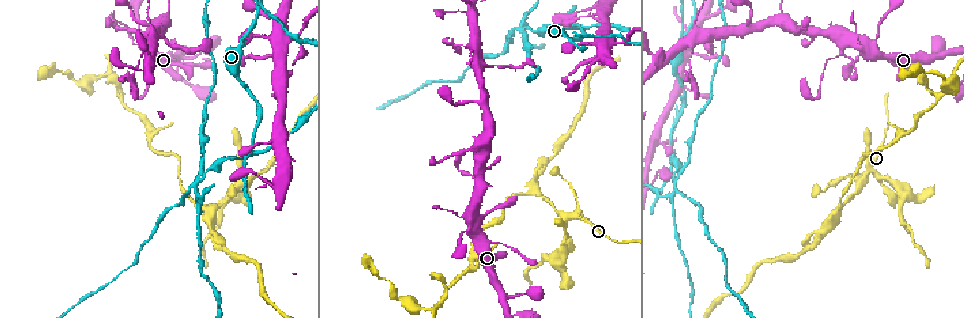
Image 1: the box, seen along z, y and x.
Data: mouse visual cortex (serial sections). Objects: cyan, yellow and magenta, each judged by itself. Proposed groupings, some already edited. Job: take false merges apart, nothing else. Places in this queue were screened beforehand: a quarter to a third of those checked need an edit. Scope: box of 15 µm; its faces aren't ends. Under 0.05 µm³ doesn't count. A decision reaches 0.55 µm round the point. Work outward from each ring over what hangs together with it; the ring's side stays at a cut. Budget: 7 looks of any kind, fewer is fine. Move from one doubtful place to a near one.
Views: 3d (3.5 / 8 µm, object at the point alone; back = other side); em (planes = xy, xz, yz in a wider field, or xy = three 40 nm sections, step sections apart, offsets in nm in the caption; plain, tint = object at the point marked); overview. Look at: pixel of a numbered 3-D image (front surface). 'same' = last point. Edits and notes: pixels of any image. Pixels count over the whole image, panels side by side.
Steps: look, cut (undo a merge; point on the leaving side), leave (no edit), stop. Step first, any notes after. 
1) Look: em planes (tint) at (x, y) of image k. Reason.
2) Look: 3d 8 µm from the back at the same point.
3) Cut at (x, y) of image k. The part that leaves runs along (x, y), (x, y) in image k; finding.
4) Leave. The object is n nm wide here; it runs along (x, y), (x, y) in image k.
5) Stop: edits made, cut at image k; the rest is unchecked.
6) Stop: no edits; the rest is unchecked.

Look: 3d 3.5 µm at (565, 234) of image 1. Narrows sharply.

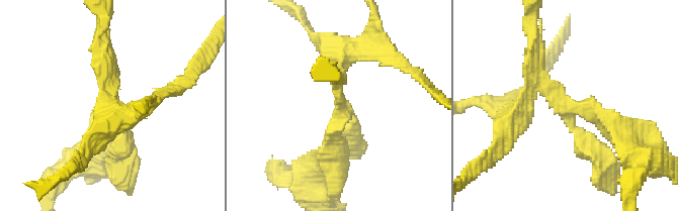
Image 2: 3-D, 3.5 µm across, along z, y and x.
Look: em xy step 2 (tint) at (563, 101) of image 2. Now the EM.

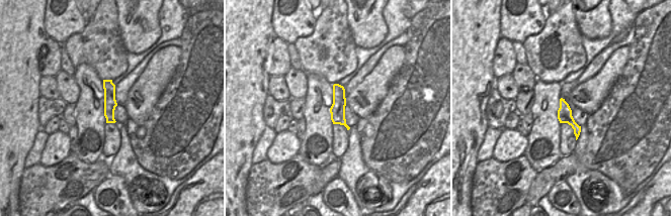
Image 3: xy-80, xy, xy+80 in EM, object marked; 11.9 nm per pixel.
Look: em xy step 5 (tint) at the same point. Another direction.

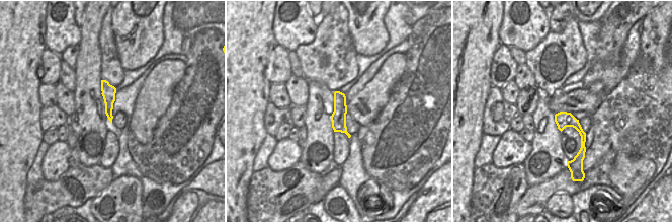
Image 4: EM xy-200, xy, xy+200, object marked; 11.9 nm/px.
Cut at (339, 121) of image 2. The part that leaves runs along (338, 88), (332, 164) in image 2; two cells meet here.

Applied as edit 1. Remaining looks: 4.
Look: 3d 8 µm at (824, 66) of image 1.

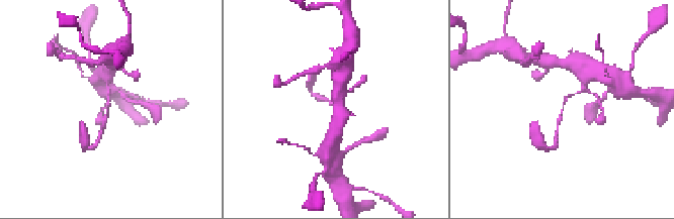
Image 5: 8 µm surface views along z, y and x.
Look: 3d 3.5 µm at (107, 107) of image 5. Zoom in.

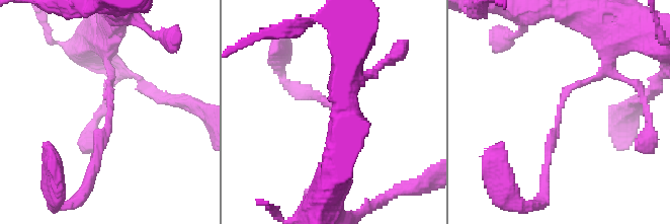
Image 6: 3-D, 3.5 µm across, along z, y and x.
Look: em xy step 1 (tint) at (560, 114) of image 6. Shape alone is not enough.

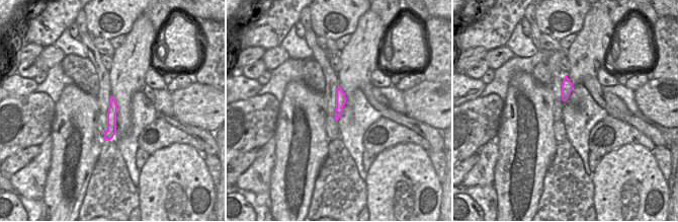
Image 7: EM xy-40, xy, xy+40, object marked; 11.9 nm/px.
Leave. The arms are 150, 150 nm wide; one cell here.

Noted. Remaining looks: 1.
Stop: edits made, cut at image 2; the rest is unchecked.

